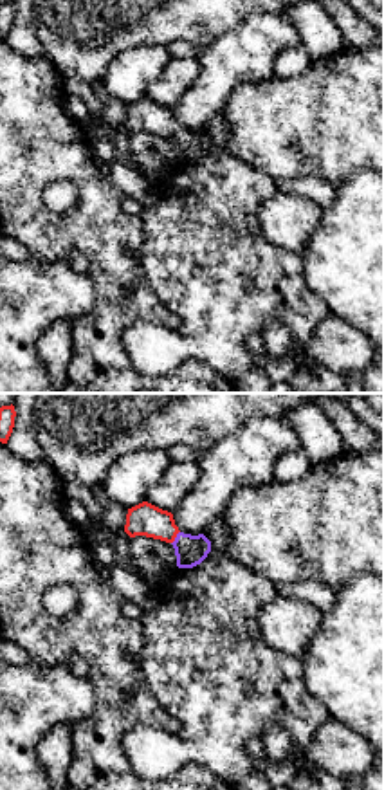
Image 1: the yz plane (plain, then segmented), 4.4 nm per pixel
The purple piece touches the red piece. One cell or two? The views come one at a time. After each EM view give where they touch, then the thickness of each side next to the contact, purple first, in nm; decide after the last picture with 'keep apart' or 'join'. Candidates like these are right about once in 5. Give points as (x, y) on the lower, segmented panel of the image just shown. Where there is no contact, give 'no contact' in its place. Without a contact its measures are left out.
(175, 538) | 140/140 nm

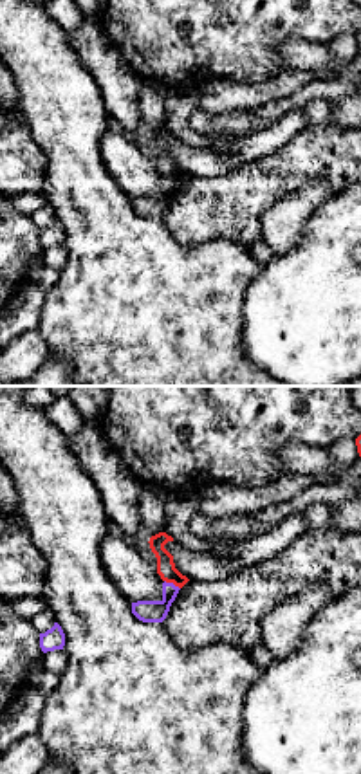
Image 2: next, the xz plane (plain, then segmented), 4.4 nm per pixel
(172, 583) | 100/80 nm

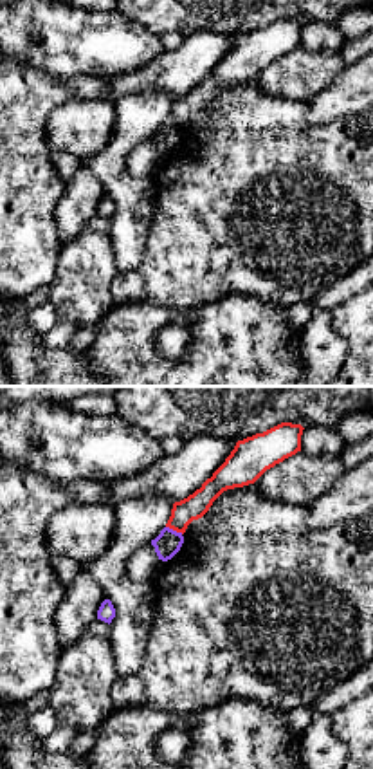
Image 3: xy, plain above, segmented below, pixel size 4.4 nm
(175, 531) | 110/110 nm

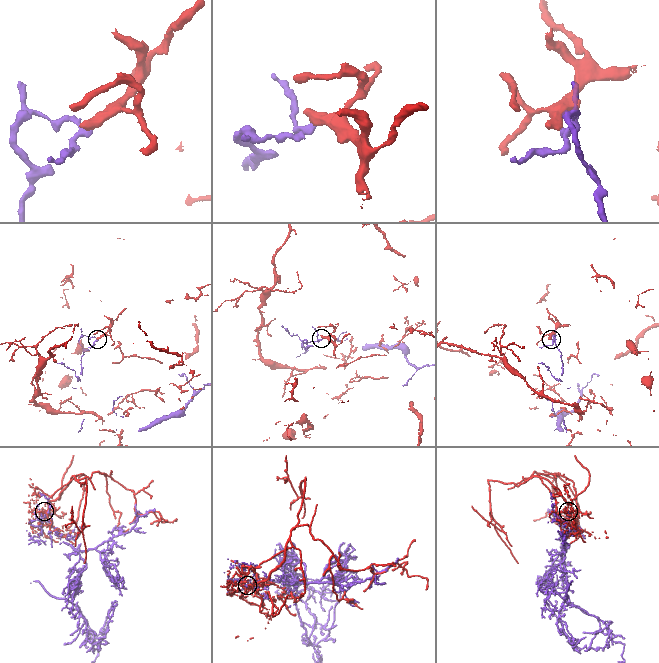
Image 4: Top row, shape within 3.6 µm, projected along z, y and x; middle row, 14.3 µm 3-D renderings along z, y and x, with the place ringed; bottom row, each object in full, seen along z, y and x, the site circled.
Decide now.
keep apart

